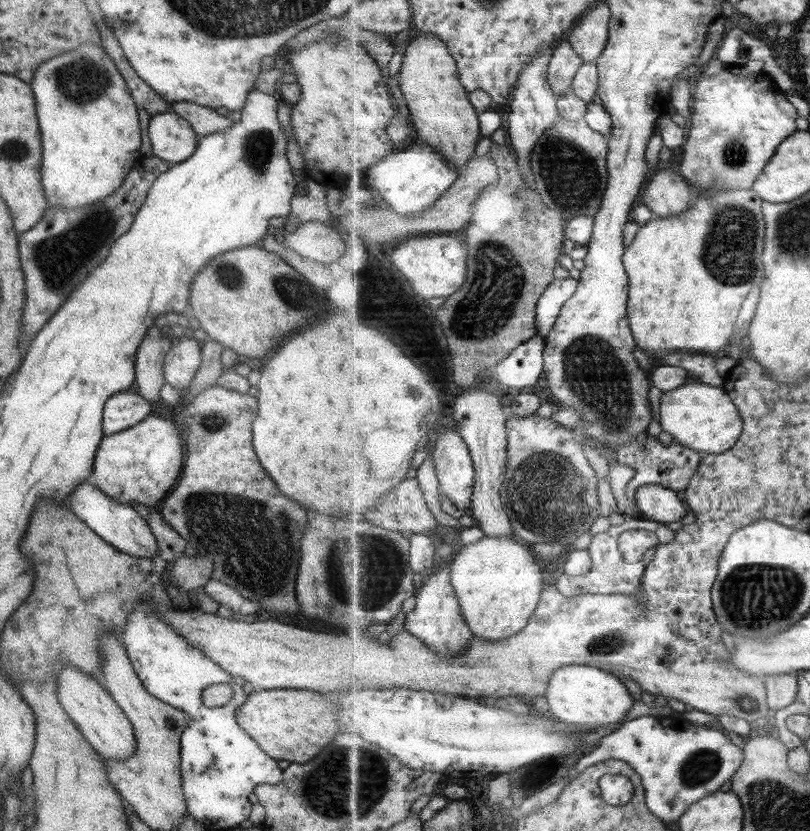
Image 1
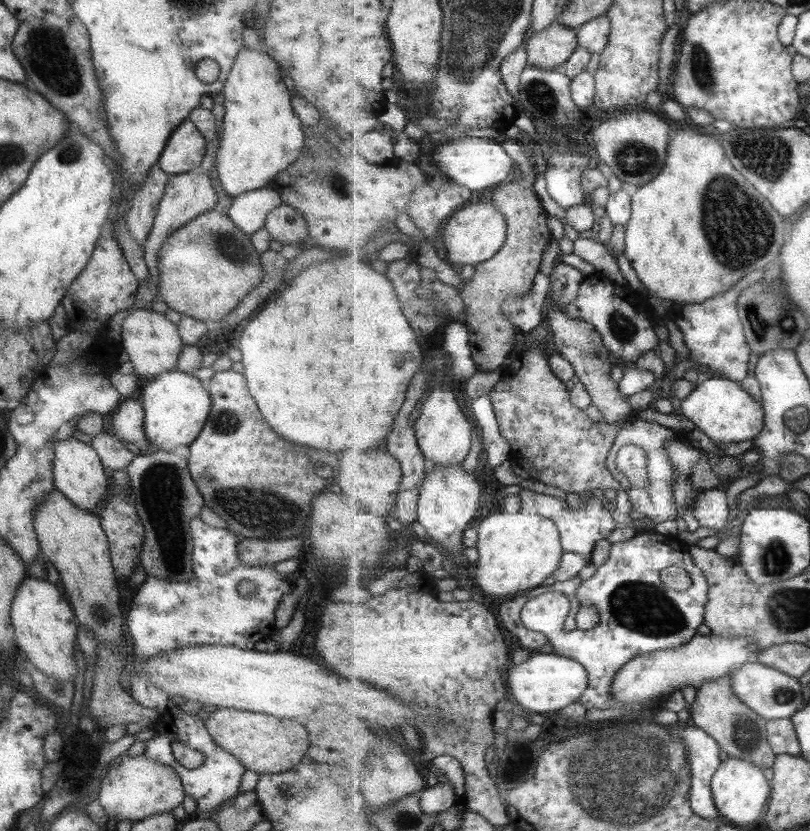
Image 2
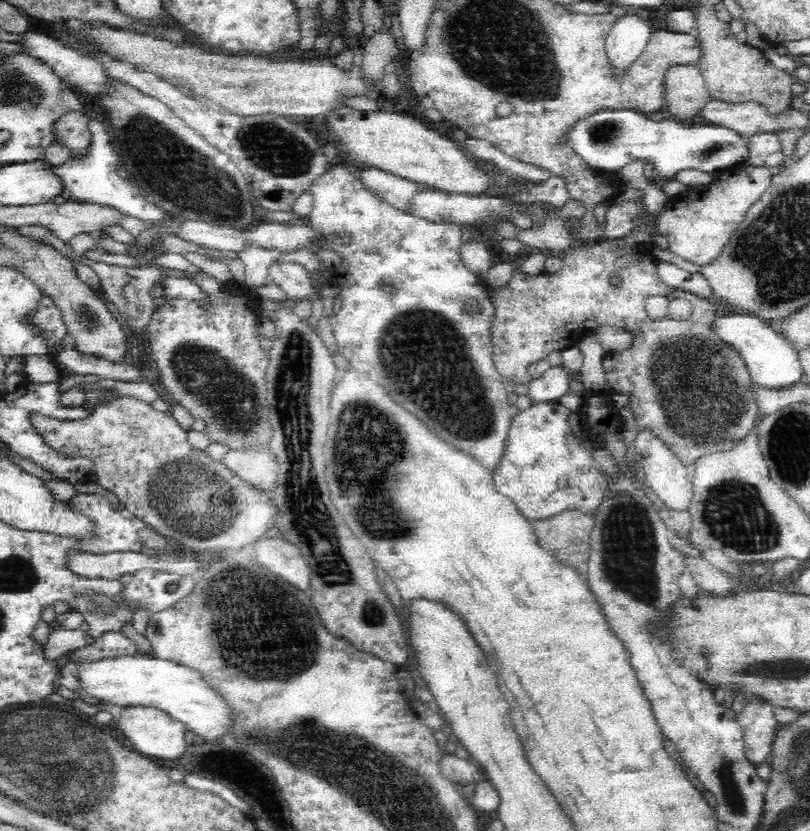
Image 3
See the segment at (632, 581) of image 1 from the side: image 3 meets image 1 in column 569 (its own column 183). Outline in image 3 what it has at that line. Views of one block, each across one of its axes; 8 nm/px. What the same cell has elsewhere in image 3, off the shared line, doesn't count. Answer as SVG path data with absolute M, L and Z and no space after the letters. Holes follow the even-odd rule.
M134 574L132 580L125 584L123 596L131 600L133 608L142 606L148 613L154 614L170 608L181 598L188 596L194 584L180 586L182 594L162 594L166 592L166 588L168 588L166 576L136 576Z

